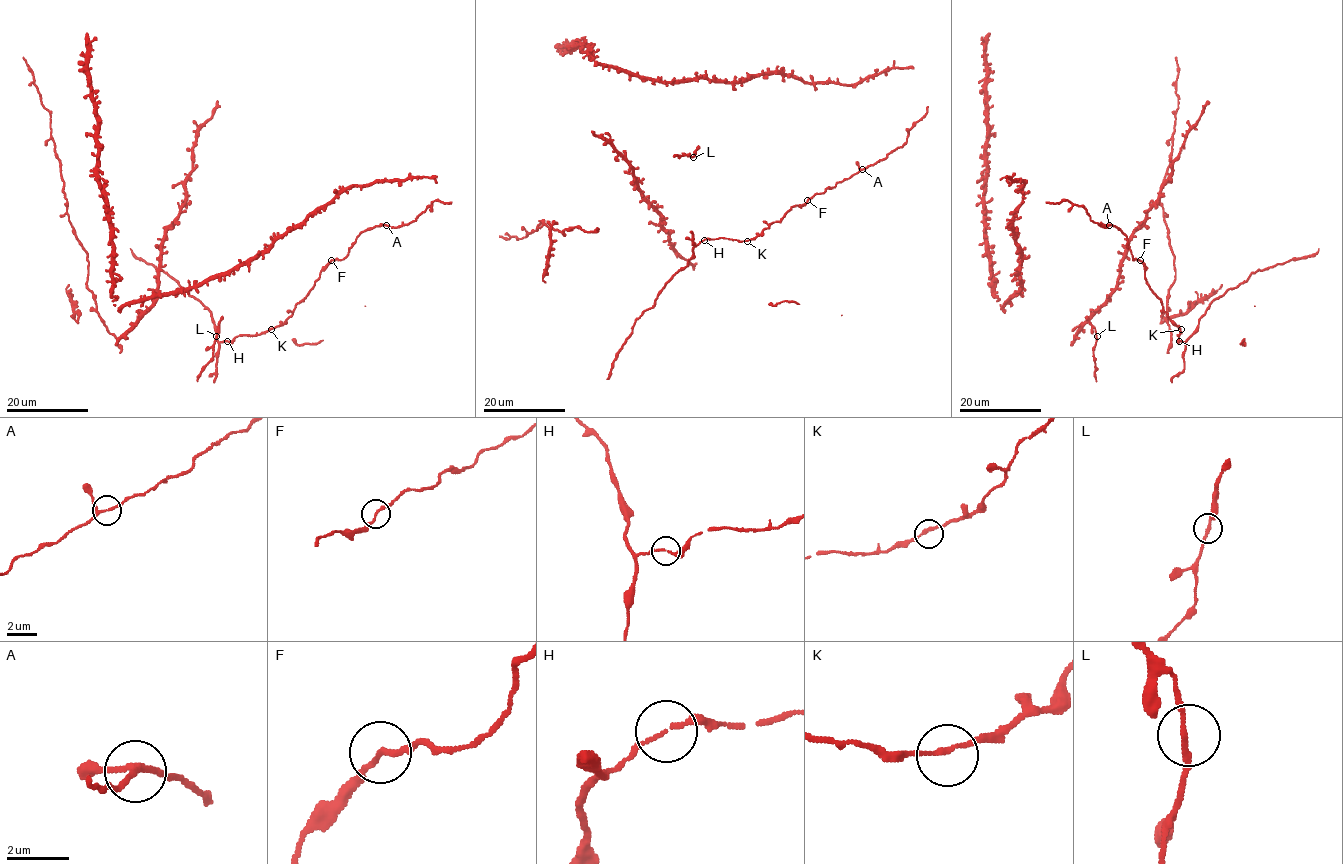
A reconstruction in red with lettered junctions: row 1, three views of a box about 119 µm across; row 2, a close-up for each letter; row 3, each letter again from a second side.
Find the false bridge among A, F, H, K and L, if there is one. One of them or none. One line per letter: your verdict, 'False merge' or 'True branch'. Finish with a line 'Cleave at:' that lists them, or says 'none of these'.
A: True branch
F: True branch
H: True branch
K: True branch
L: True branch
Cleave at: none of these

